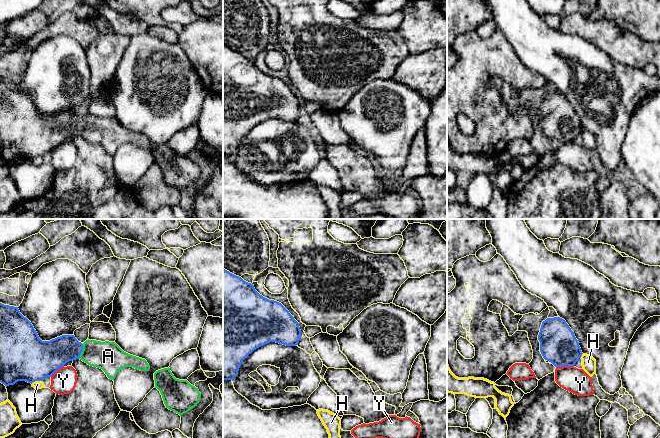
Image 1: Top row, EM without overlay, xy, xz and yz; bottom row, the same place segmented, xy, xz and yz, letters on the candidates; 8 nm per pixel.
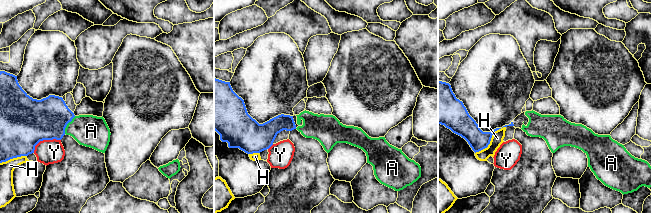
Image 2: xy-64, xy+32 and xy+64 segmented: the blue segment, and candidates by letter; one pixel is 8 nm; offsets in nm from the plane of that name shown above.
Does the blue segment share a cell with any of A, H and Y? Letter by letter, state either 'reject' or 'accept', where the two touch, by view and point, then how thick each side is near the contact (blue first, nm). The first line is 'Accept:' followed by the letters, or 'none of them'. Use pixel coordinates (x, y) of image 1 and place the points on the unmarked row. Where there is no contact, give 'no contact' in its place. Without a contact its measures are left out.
Accept: A
A: accept; meets blue in xy at (81, 127); 240 nm thick on the blue side, 240 nm on the other
H: reject; meets blue in xy at (36, 156); 380 nm thick on the blue side, 60 nm on the other
Y: reject; meets blue in yz at (564, 141); 300 nm thick on the blue side, 200 nm on the other

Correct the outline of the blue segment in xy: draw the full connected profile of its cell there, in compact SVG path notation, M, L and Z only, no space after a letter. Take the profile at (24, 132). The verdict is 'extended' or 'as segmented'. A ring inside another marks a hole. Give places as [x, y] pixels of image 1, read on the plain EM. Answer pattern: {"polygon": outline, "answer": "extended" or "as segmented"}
{"polygon": "M0 79L0 158L6 163L18 157L33 159L51 153L67 138L80 135L90 142L102 145L107 153L114 156L117 149L125 143L133 143L140 147L149 147L150 142L145 135L124 128L115 118L86 116L83 120L74 111L62 111L50 117L42 117L31 98L24 93L18 83Z", "answer": "extended"}

